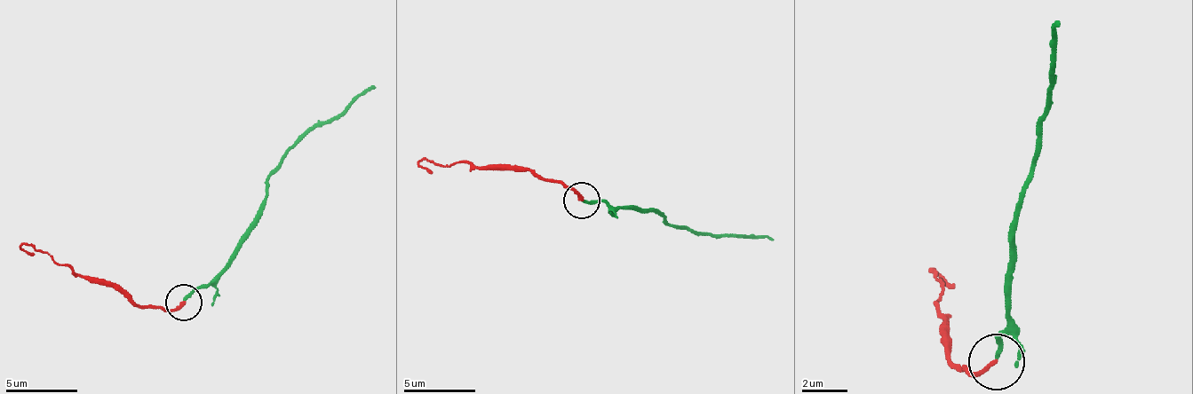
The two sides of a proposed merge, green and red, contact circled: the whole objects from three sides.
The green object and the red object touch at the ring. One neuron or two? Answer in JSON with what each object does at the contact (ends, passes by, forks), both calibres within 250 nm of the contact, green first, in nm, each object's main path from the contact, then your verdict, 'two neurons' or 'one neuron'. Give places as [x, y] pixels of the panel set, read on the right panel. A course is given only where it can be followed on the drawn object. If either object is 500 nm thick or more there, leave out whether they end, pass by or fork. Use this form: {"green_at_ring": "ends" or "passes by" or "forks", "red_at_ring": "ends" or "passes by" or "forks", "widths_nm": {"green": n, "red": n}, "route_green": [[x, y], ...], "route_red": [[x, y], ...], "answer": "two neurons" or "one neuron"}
{"green_at_ring": "ends", "red_at_ring": "ends", "widths_nm": {"green": 180, "red": 200}, "route_green": [[998, 358], [1009, 295], [1009, 240], [1037, 137], [1060, 25]], "route_red": [[998, 363], [975, 374], [947, 358], [947, 318], [935, 301], [942, 279], [947, 284], [942, 273]], "answer": "one neuron"}

